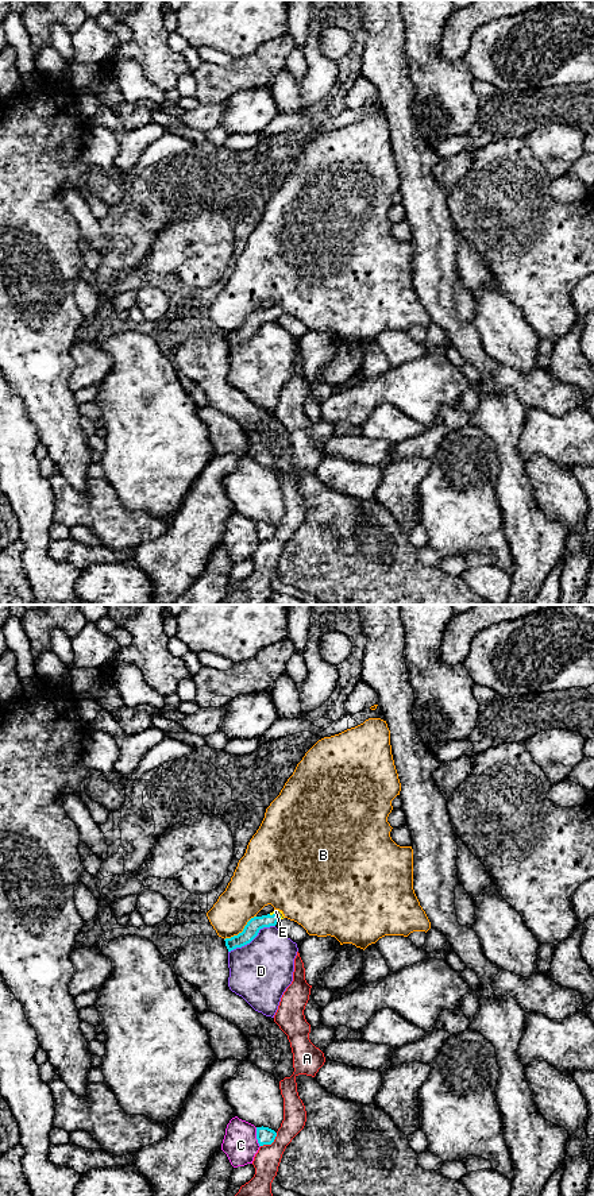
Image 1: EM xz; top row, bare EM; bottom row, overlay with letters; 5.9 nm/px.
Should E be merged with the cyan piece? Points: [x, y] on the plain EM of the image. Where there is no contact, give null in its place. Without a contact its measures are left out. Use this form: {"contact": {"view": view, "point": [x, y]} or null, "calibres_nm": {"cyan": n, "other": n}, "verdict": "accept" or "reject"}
{"contact": {"view": "xz", "point": [276, 309]}, "calibres_nm": {"cyan": 90, "other": 30}, "verdict": "accept"}

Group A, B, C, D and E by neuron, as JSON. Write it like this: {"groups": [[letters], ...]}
{"groups": [["A"], ["B"], ["C"], ["D"], ["E"]]}

